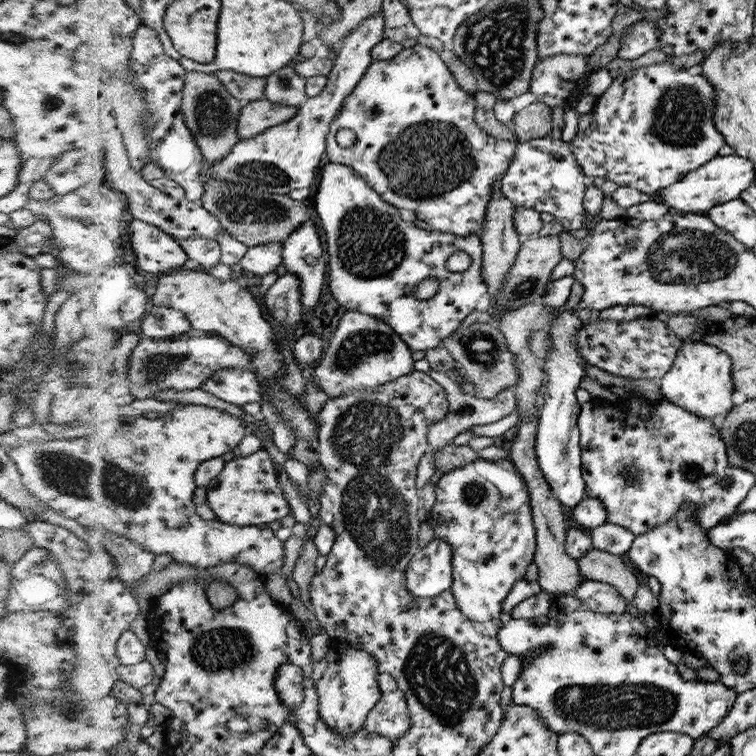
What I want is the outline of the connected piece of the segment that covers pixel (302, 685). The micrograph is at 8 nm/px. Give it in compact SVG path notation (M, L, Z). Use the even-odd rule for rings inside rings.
M283 664L278 671L276 686L279 695L291 711L299 710L306 700L309 688L305 680L306 673L297 664Z

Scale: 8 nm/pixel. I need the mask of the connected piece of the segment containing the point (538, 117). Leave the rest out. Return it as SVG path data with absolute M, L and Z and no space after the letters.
M538 100L519 110L513 118L518 142L549 137L552 133L552 108Z

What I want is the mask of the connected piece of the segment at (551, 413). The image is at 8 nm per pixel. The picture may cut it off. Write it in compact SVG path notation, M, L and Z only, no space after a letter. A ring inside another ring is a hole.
M617 306L595 313L580 313L575 308L563 311L546 328L551 342L551 350L541 367L548 374L542 392L542 403L537 420L537 433L535 436L535 452L543 476L548 485L554 490L559 502L570 510L578 507L587 499L586 482L583 472L580 472L580 446L578 446L578 414L581 406L576 400L576 389L580 388L582 377L587 375L587 362L579 355L579 345L576 344L577 332L592 319L610 319L617 321L634 320L640 317L651 316L653 311L647 306Z

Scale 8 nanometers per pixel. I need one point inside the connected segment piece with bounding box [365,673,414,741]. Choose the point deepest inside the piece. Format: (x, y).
(390, 717)

